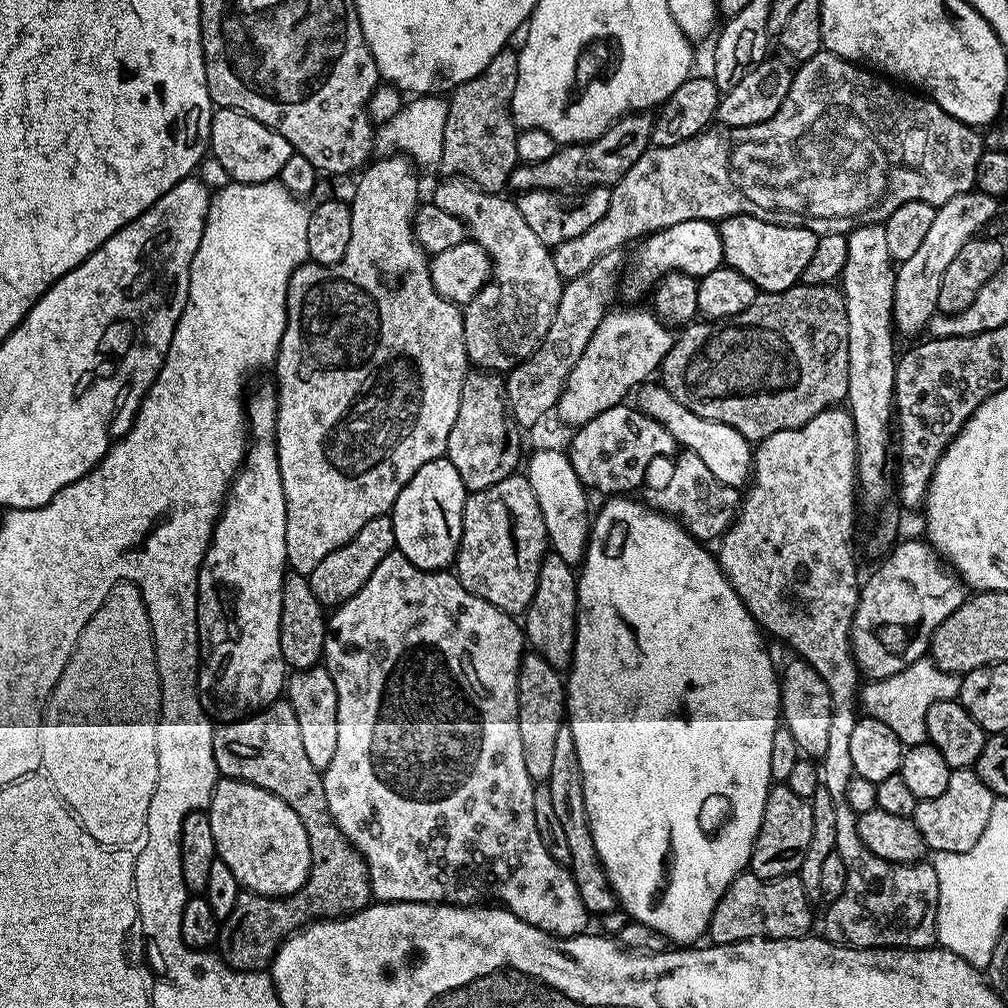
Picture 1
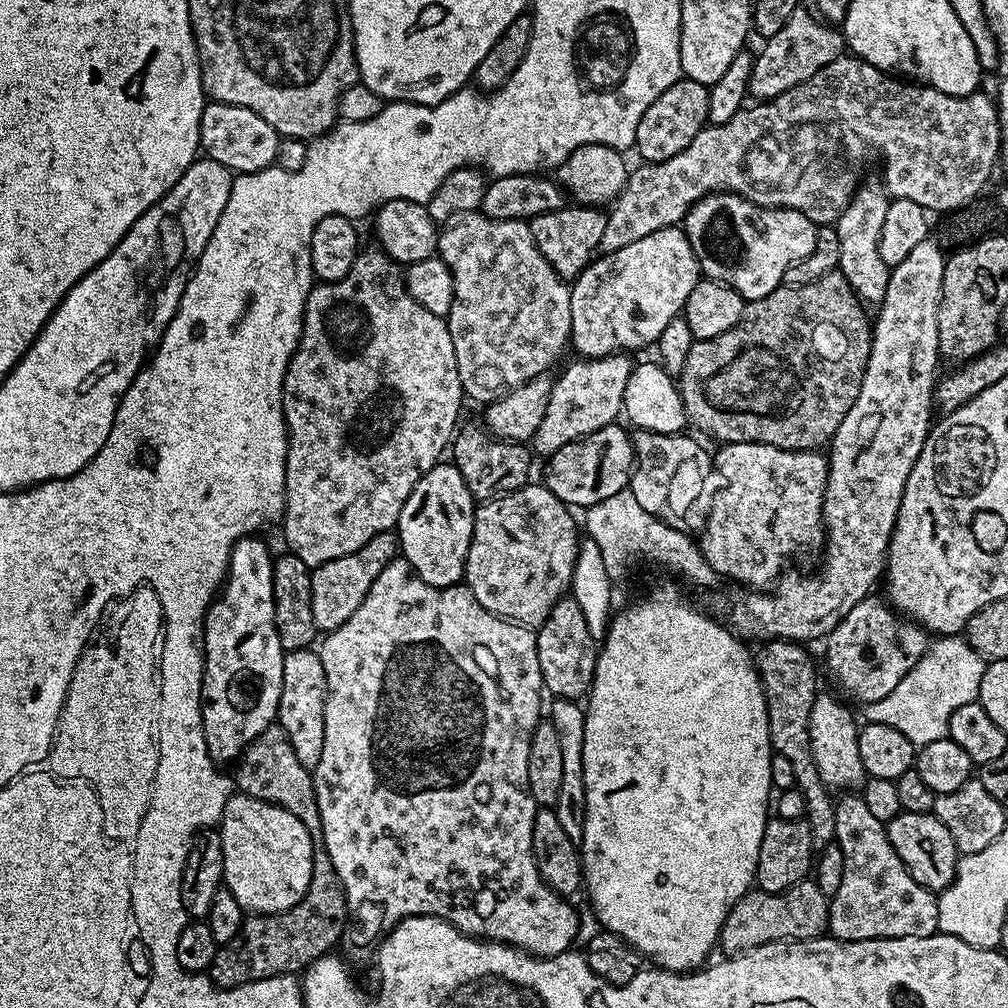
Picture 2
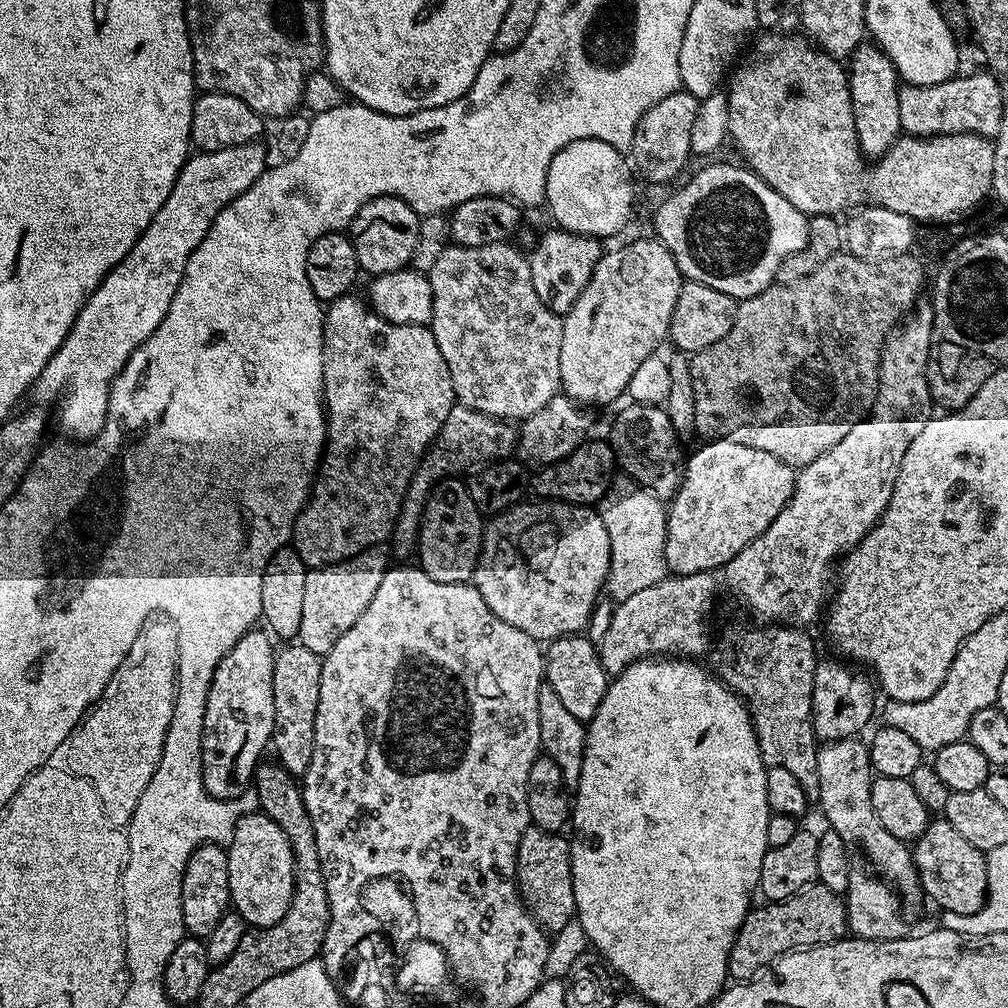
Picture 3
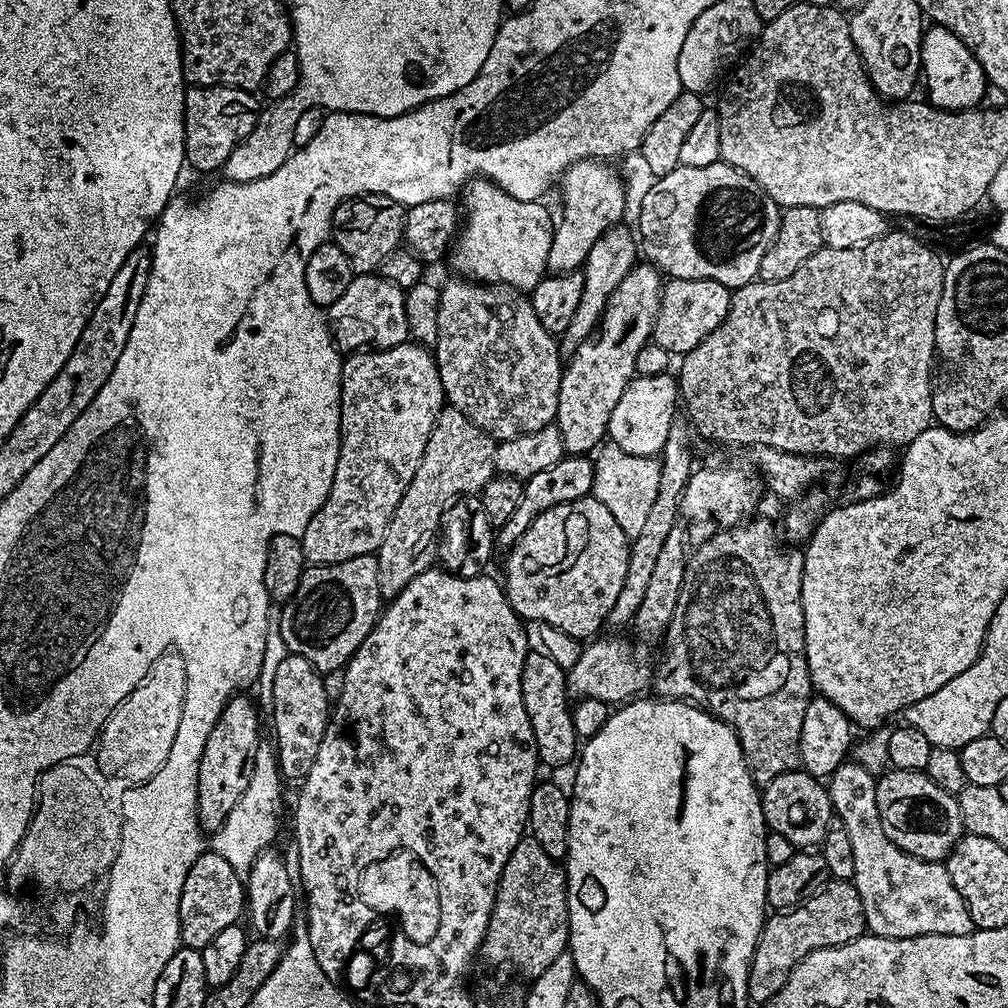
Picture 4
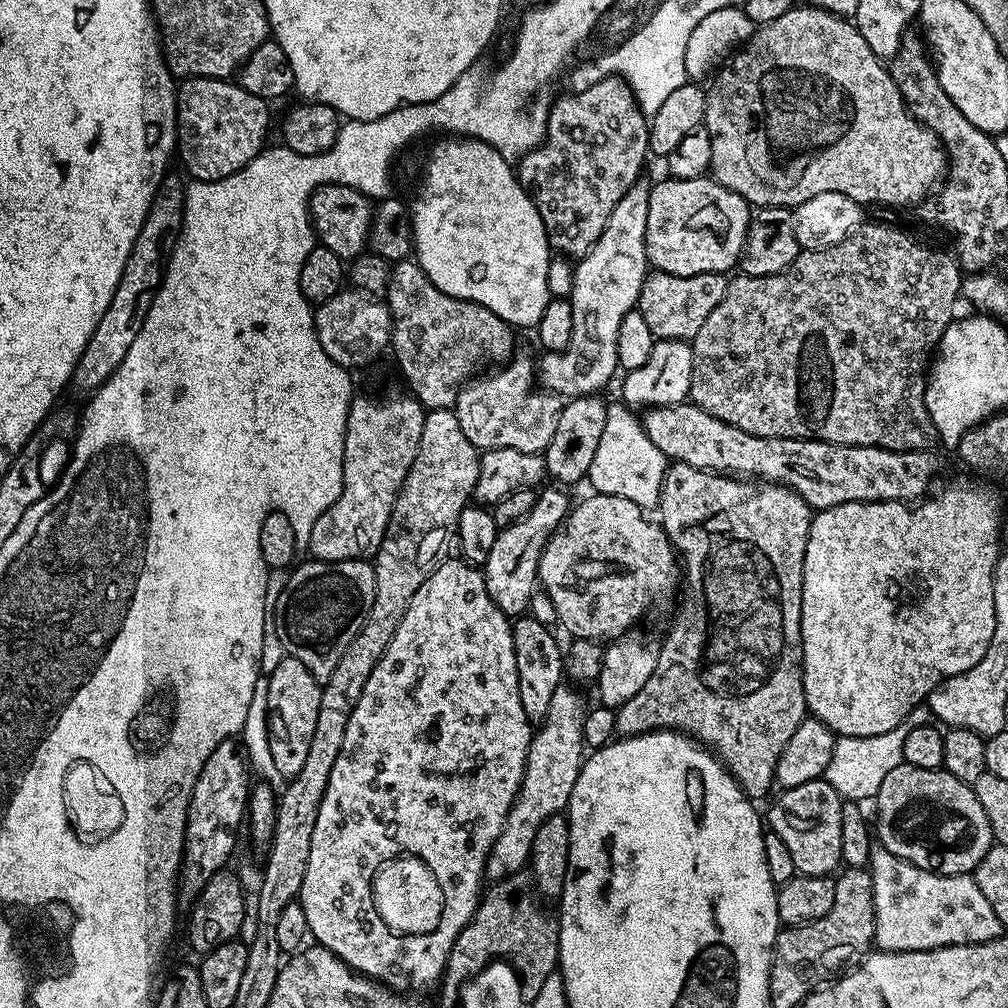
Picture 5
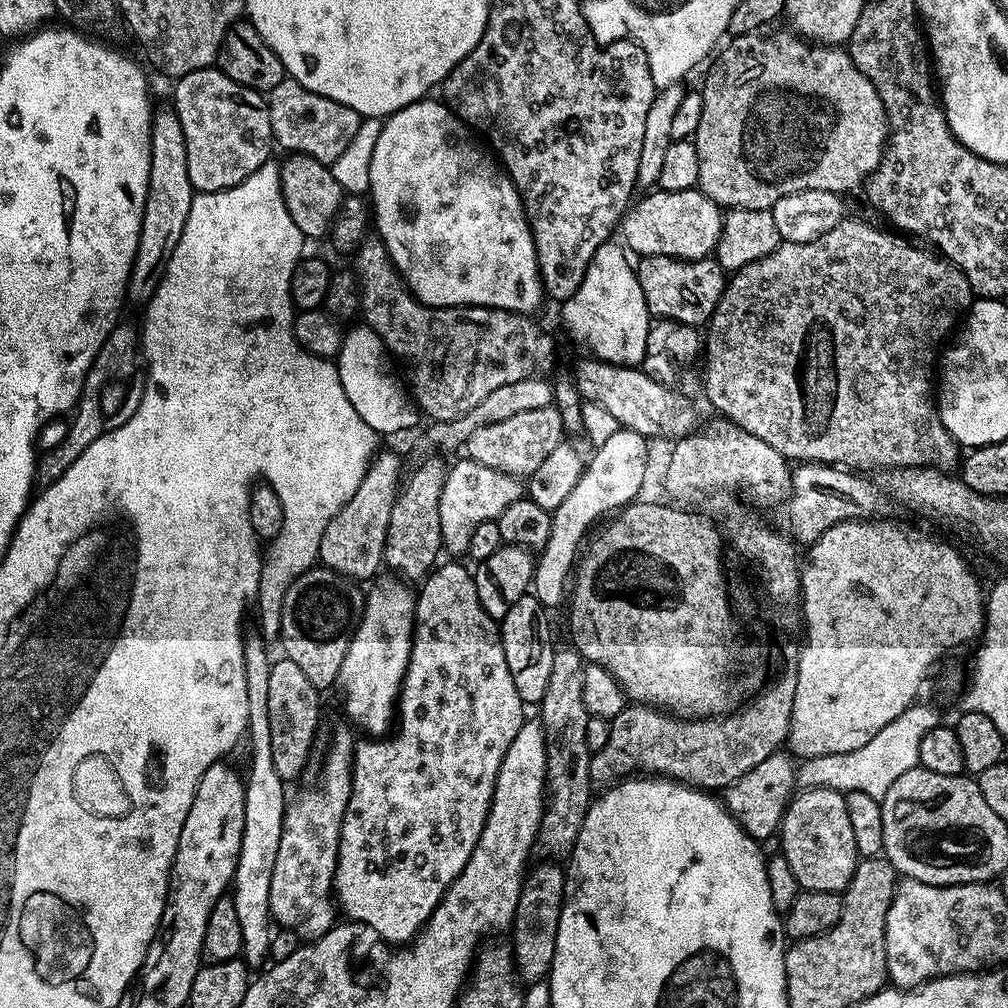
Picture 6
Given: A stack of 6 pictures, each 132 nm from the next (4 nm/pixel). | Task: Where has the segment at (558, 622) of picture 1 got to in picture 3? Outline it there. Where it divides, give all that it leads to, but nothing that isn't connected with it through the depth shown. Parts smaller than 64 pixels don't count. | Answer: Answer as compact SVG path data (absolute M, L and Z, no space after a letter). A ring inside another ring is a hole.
M584 634L560 636L547 645L544 678L547 687L558 694L568 713L585 722L598 714L598 706L602 706L602 698L610 683L608 671L600 661L599 647Z

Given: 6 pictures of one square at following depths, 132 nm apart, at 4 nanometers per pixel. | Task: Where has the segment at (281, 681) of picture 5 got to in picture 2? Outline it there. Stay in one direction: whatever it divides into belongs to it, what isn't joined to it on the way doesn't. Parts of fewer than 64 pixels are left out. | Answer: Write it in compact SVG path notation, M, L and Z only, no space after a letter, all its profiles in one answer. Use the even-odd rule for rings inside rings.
M303 648L284 653L282 662L282 694L276 705L278 727L286 734L294 754L302 766L310 773L318 766L322 758L322 741L326 738L326 670L322 670L322 658L319 651Z

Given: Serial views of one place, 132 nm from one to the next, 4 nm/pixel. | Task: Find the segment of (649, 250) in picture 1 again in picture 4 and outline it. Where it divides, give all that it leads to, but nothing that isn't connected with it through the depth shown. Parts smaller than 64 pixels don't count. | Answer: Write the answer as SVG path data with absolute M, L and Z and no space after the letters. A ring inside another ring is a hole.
M637 263L622 278L618 290L610 298L599 325L588 339L571 353L563 369L558 390L558 410L555 426L562 434L565 453L569 456L588 456L601 447L608 434L608 423L622 390L637 375L638 350L650 343L652 327L660 305L662 276L653 265Z

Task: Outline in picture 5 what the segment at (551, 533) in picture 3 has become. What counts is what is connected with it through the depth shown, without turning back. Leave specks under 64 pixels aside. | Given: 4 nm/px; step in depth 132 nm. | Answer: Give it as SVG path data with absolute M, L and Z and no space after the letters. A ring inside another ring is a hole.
M589 494L580 505L573 507L568 513L567 520L562 525L562 530L557 530L552 537L548 539L547 546L544 547L544 553L540 559L540 578L539 587L542 589L543 595L550 598L550 602L554 602L554 610L556 611L556 619L569 632L569 637L578 640L595 640L597 642L611 642L627 633L628 628L635 620L640 620L644 616L644 611L655 602L659 596L668 596L672 592L672 587L679 585L682 580L682 568L678 563L678 553L673 548L672 543L668 540L667 534L664 533L663 527L659 523L647 520L648 516L643 508L639 508L634 502L630 502L625 497L605 496L599 494Z

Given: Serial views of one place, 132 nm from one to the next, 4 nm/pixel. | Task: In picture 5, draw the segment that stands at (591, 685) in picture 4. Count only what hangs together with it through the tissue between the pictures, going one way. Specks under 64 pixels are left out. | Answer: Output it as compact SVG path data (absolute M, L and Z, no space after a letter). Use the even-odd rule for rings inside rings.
M561 682L558 690L554 690L548 715L533 731L528 765L520 783L520 795L513 802L502 826L502 834L498 834L498 842L494 842L492 853L488 856L486 876L489 881L503 880L513 872L521 871L531 861L532 843L534 834L538 834L538 826L542 826L546 818L559 816L567 809L574 782L578 782L580 767L586 759L582 734L586 703L575 691L579 692L571 683Z

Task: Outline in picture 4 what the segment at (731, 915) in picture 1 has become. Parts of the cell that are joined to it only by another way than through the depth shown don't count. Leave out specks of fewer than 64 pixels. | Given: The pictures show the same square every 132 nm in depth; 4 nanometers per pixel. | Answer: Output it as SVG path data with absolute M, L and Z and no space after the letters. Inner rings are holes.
M829 879L823 890L814 894L797 908L776 910L764 921L760 941L752 955L748 971L748 999L753 1005L762 1006L786 986L790 974L810 953L819 948L833 948L849 944L865 935L866 925L862 898L855 884L847 880Z

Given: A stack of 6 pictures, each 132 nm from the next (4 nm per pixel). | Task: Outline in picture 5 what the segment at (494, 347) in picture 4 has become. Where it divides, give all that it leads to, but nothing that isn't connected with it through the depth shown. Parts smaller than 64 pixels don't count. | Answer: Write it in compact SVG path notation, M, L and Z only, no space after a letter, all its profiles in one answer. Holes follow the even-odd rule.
M513 355L507 363L492 371L496 372L490 373L485 380L476 378L465 384L456 396L454 411L458 426L462 426L462 434L481 450L522 450L526 454L543 454L550 446L550 438L554 438L565 401L553 392L537 387L534 360L528 356Z

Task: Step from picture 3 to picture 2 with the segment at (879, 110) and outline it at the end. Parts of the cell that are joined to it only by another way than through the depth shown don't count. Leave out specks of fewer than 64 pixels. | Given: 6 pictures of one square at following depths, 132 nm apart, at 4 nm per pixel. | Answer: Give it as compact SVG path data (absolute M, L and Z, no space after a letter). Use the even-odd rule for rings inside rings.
M879 179L869 184L861 183L834 225L842 250L838 270L846 282L850 282L856 297L868 306L879 306L883 302L888 285L890 265L882 262L882 254L878 254L878 238L882 232L882 222L886 222L889 203L890 197Z

